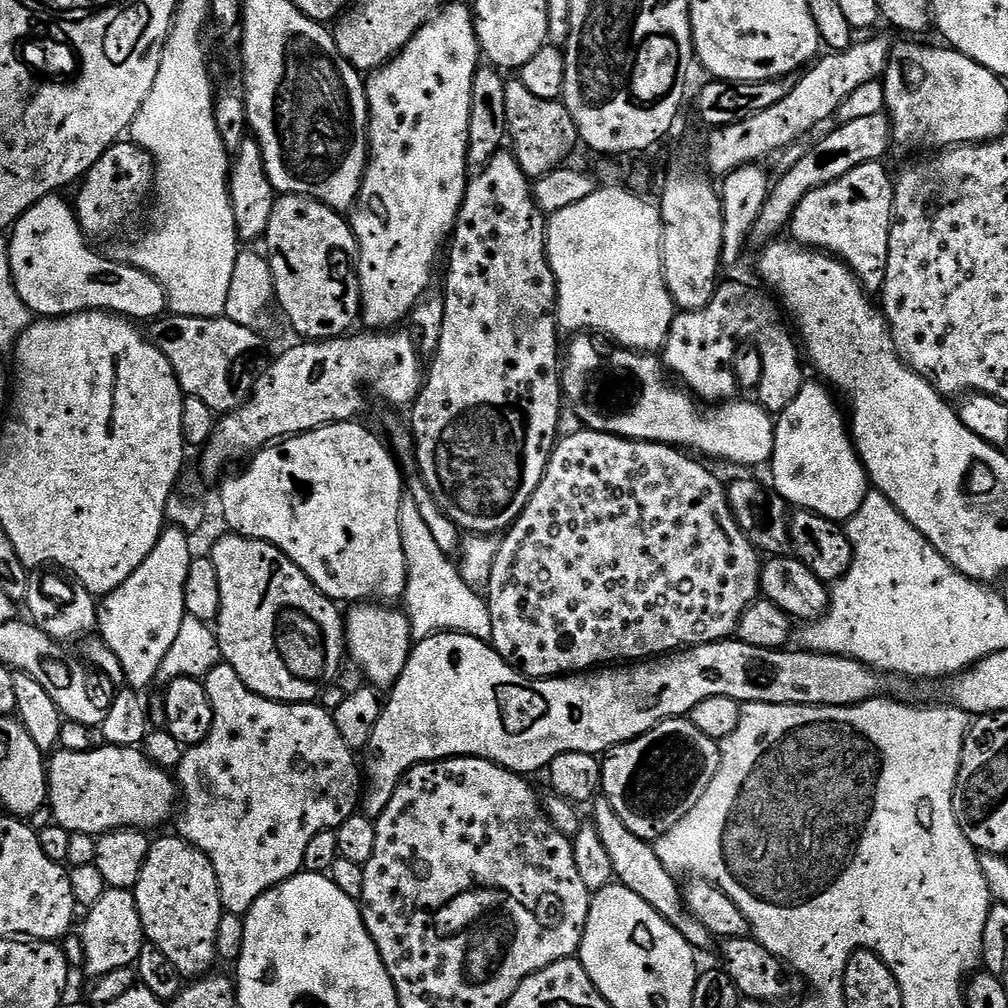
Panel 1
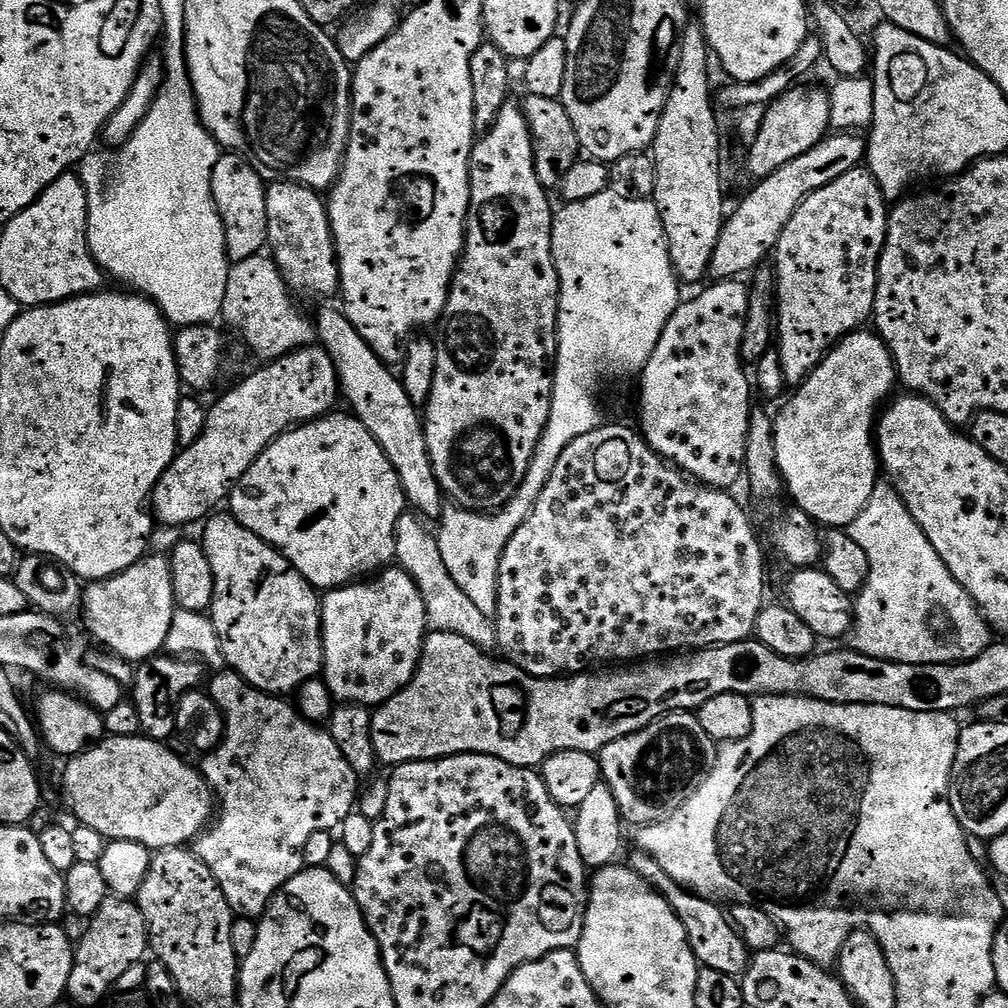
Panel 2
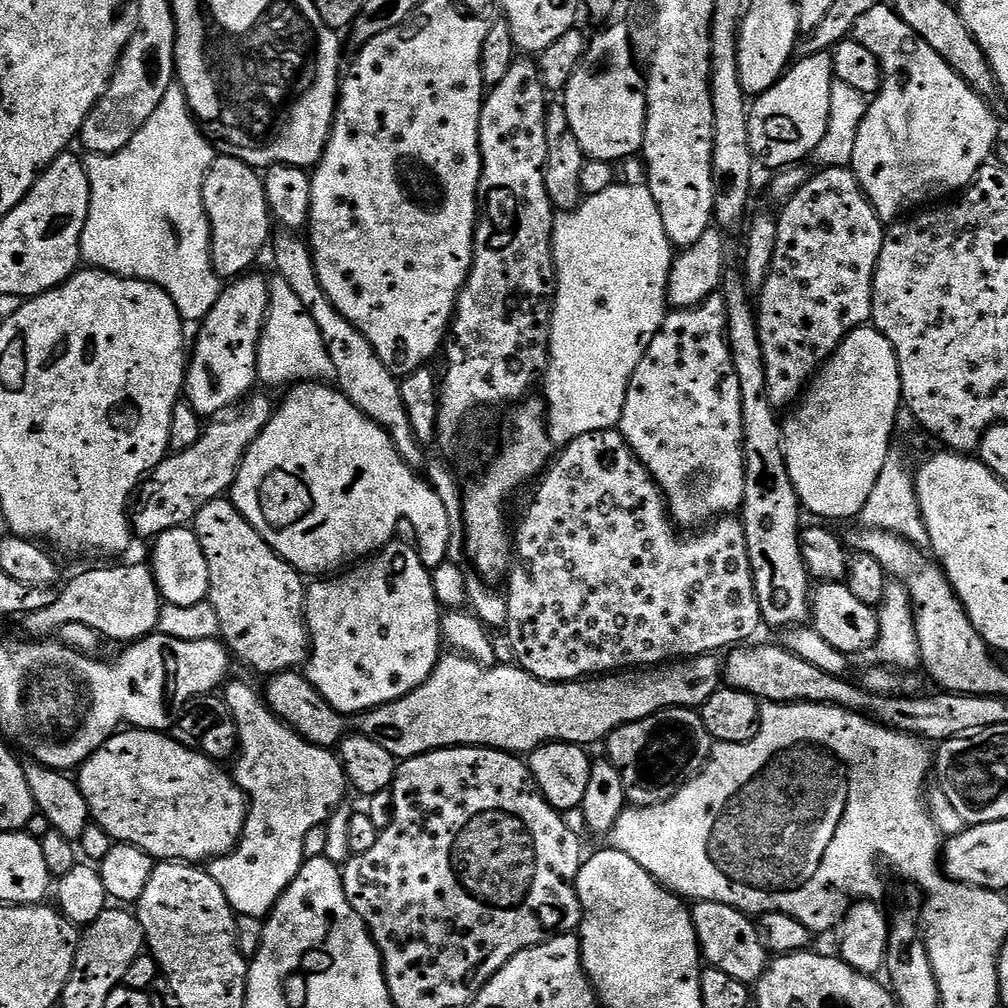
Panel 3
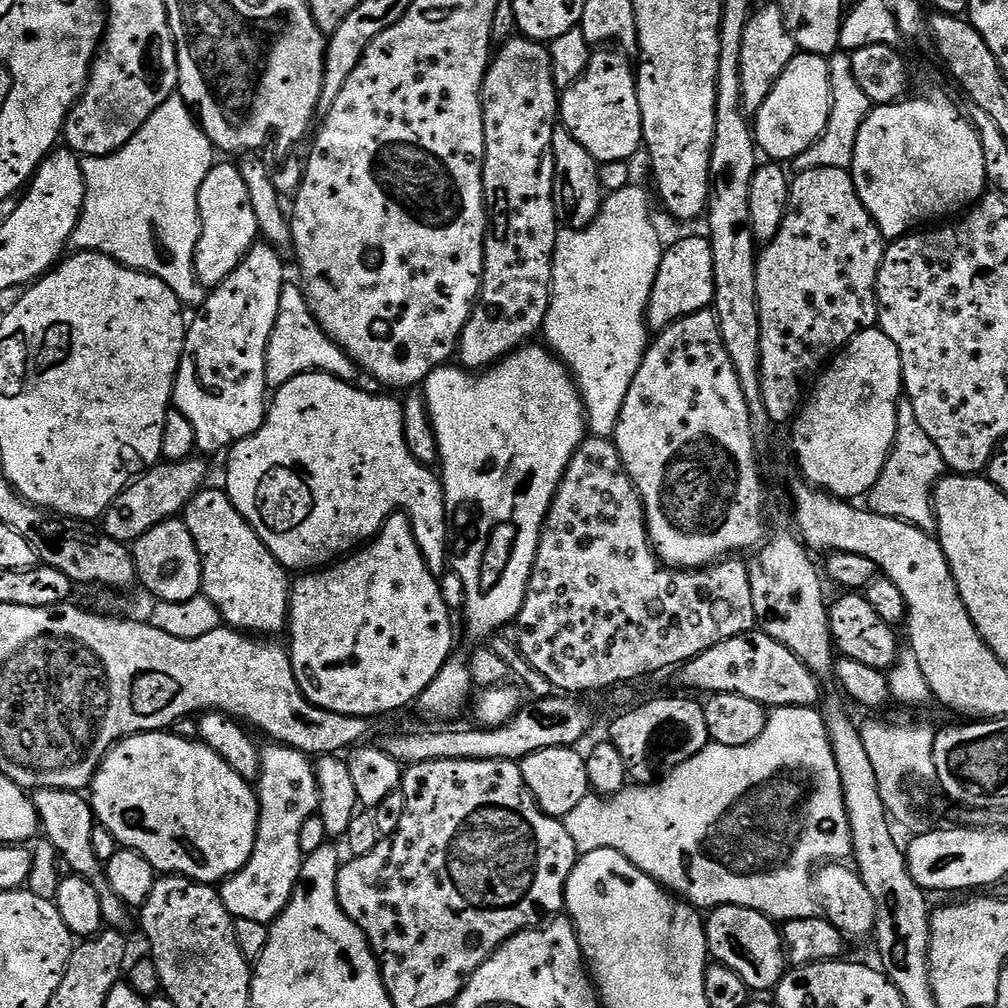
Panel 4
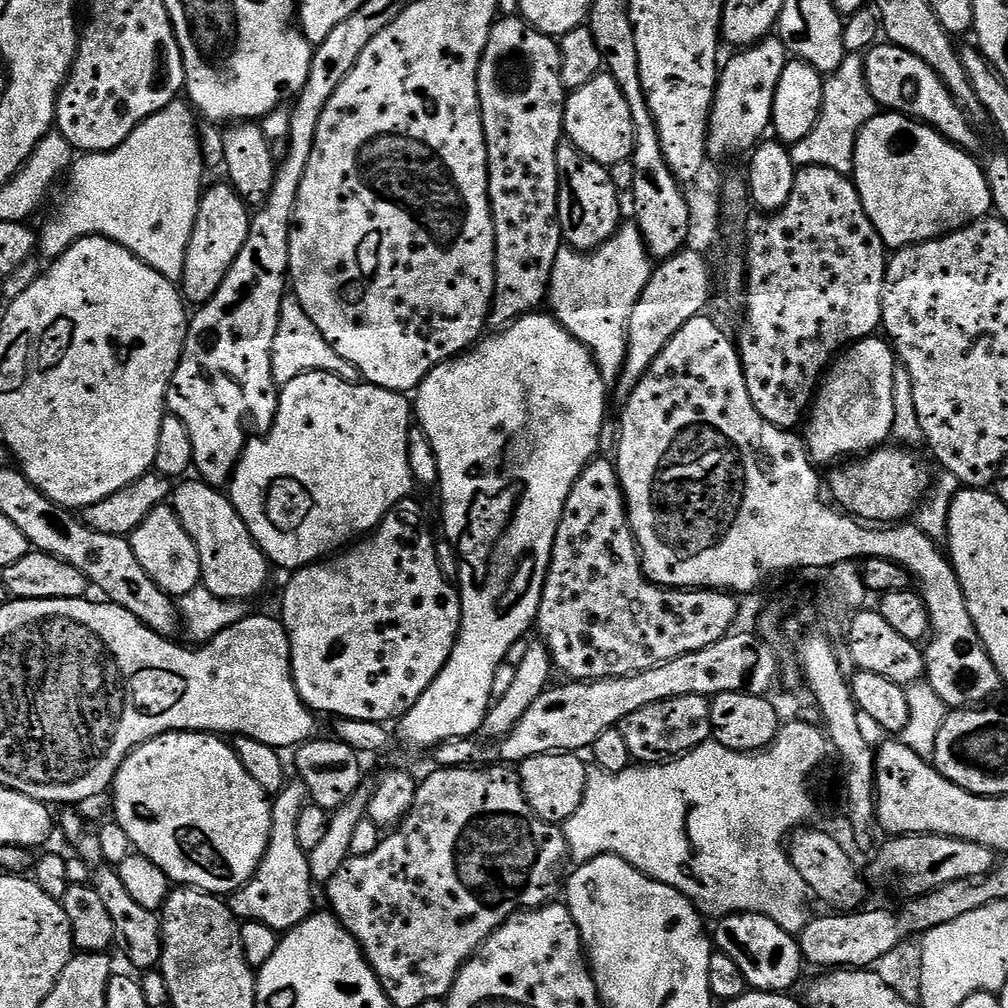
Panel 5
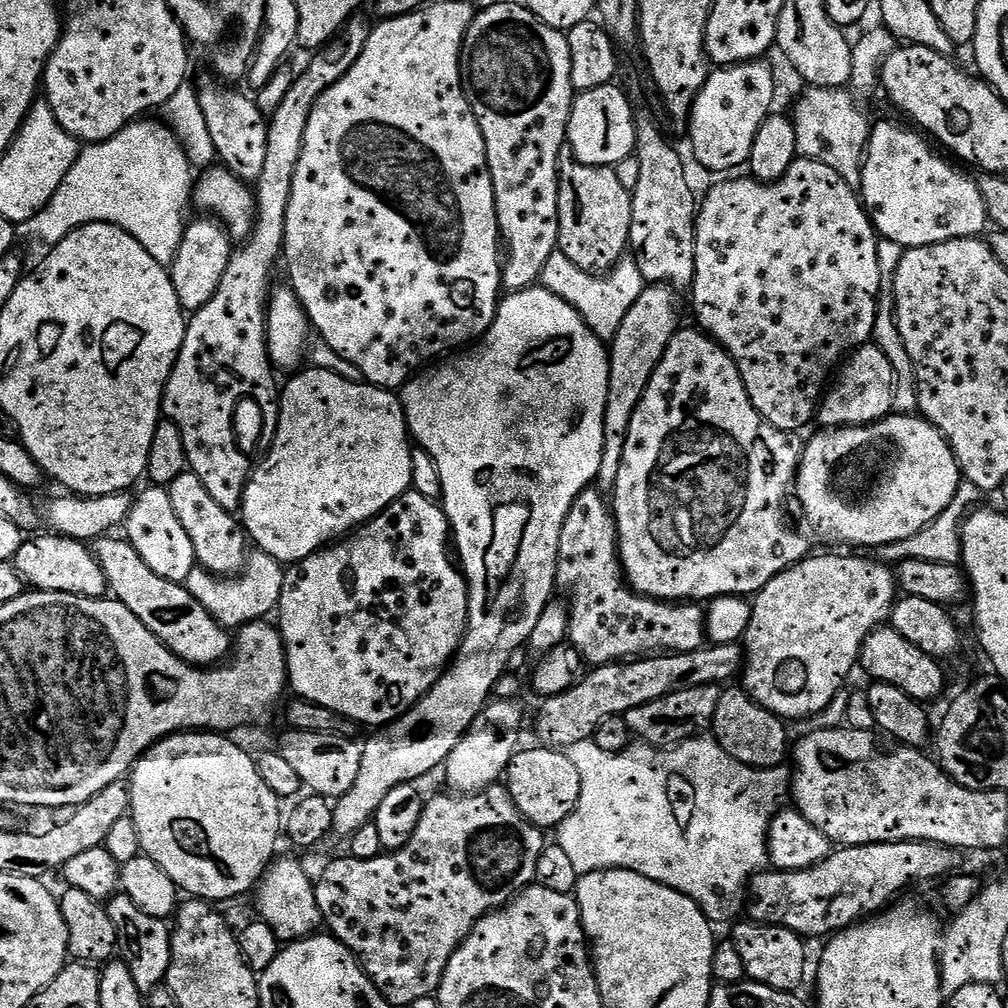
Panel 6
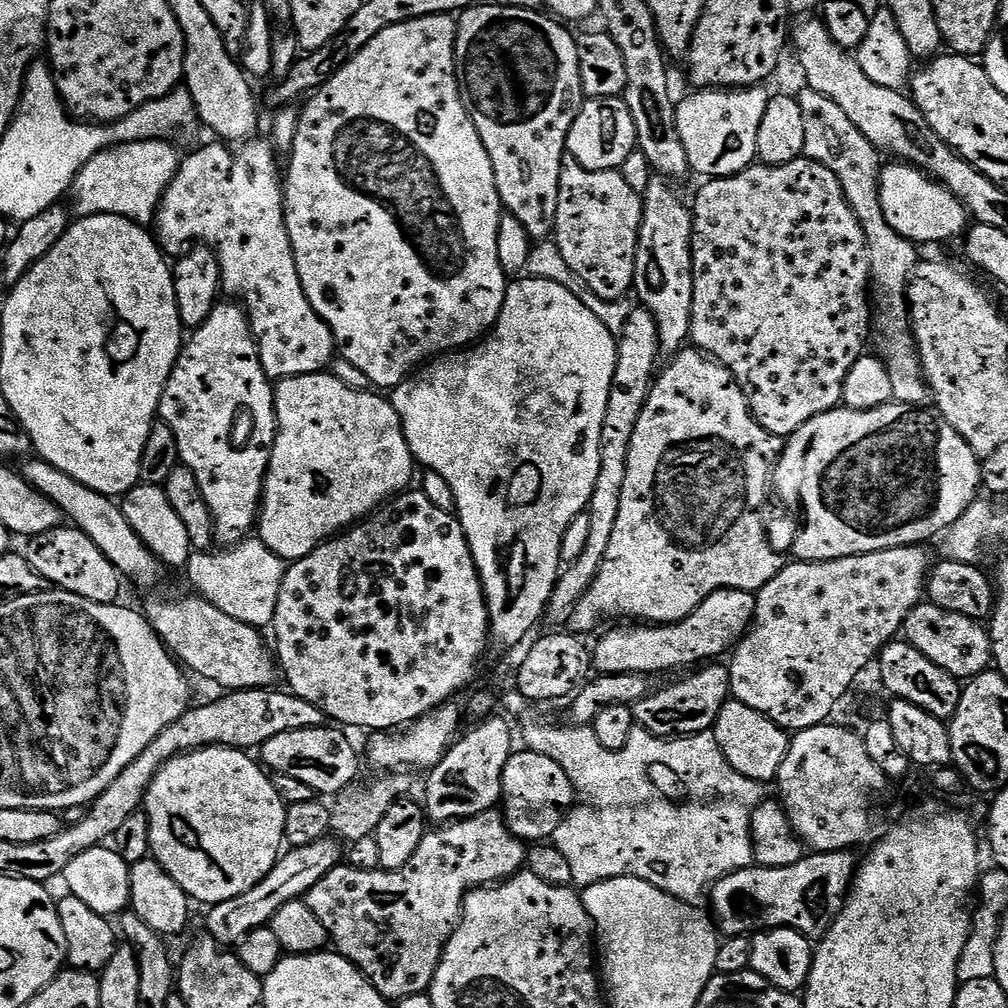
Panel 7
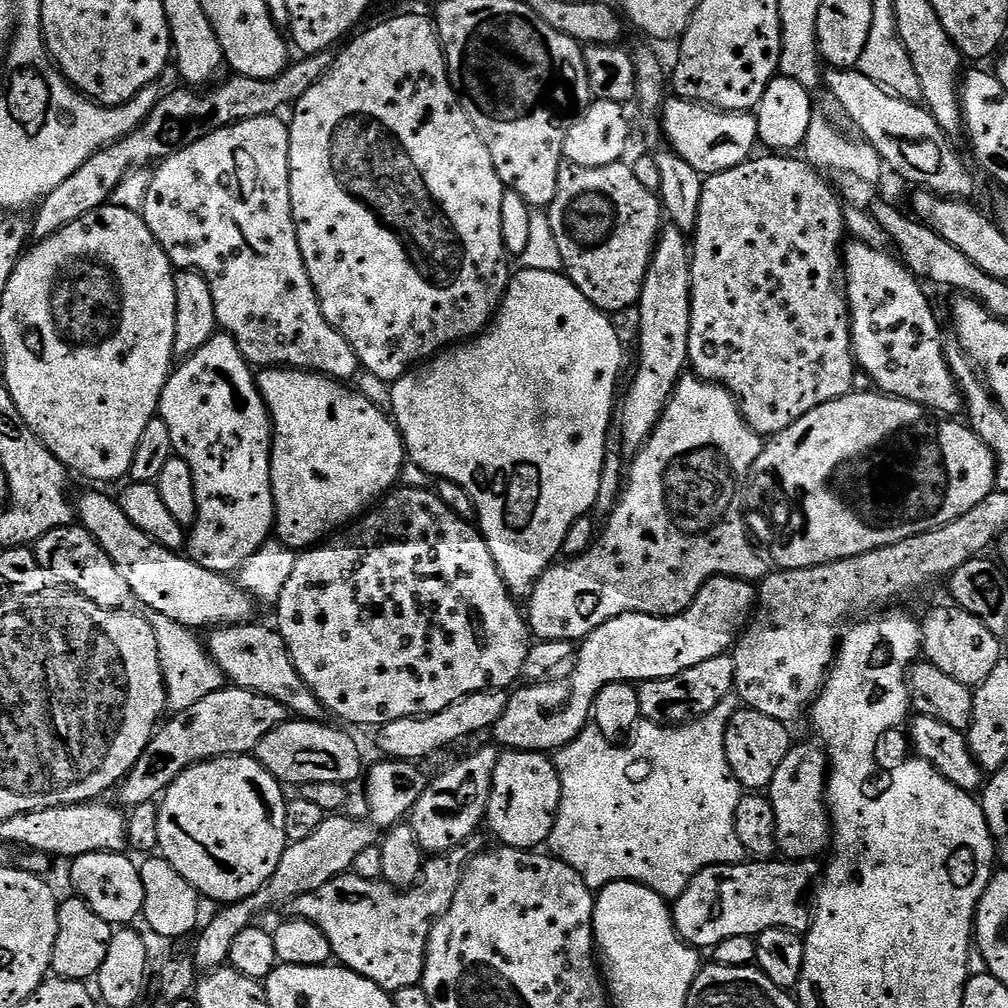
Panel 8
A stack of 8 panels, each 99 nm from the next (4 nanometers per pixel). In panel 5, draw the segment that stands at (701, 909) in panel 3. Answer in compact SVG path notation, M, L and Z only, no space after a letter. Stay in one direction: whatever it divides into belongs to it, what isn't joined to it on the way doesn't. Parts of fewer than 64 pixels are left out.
M733 912L715 921L714 944L746 974L749 989L761 992L787 993L800 980L800 967L806 961L800 955L800 942L793 933L782 930L778 922L757 912Z

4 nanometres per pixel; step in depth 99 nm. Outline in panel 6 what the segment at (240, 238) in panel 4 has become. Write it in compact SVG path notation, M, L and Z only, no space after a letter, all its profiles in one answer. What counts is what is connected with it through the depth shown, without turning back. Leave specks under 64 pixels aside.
M200 218L185 227L182 242L178 246L178 254L170 266L170 275L174 282L174 294L178 294L178 302L185 313L191 314L202 310L214 294L218 294L218 282L226 274L226 266L230 266L234 241L228 235L223 224L215 218Z

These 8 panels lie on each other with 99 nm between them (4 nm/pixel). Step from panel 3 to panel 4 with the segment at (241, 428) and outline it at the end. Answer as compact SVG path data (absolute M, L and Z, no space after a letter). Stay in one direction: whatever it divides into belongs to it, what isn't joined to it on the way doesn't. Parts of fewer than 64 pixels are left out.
M204 458L183 460L177 464L161 462L135 477L132 483L120 491L118 498L114 498L111 508L104 513L103 535L114 538L119 544L131 546L138 538L142 538L142 534L146 534L146 530L154 530L154 526L162 522L177 519L183 513L185 506L198 493L204 491L209 483L208 464L200 459Z

